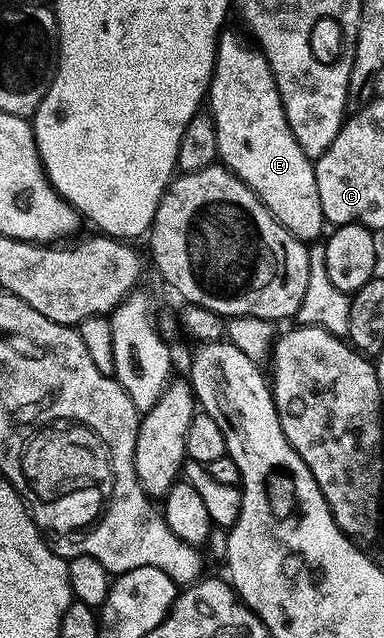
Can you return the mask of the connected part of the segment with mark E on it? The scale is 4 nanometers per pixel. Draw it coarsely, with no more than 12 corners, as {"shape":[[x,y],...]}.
{"shape":[[217,39],[220,165],[309,244],[327,226],[267,60]]}

